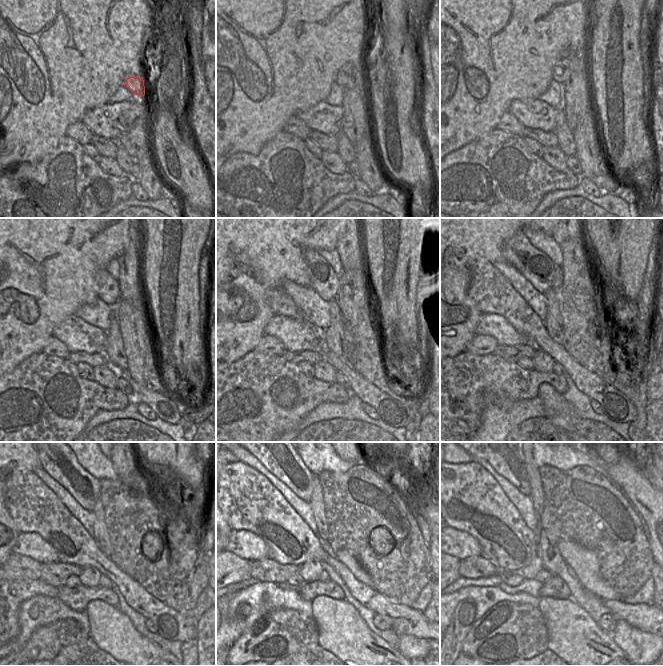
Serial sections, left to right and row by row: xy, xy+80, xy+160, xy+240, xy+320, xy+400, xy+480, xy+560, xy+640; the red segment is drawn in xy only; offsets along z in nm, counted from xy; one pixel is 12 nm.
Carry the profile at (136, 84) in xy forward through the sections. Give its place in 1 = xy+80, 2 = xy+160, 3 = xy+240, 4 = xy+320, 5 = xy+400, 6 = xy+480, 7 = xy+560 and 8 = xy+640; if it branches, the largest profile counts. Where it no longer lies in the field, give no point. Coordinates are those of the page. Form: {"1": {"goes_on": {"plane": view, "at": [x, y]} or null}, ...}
{"1": {"goes_on": {"plane": "xy+80", "at": [342, 78]}}, "2": {"goes_on": {"plane": "xy+160", "at": [560, 73]}}, "3": {"goes_on": {"plane": "xy+240", "at": [109, 289]}}, "4": {"goes_on": {"plane": "xy+320", "at": [324, 281]}}, "5": {"goes_on": {"plane": "xy+400", "at": [536, 267]}}, "6": {"goes_on": {"plane": "xy+480", "at": [60, 462]}}, "7": {"goes_on": {"plane": "xy+560", "at": [284, 462]}}, "8": {"goes_on": {"plane": "xy+640", "at": [506, 462]}}}

